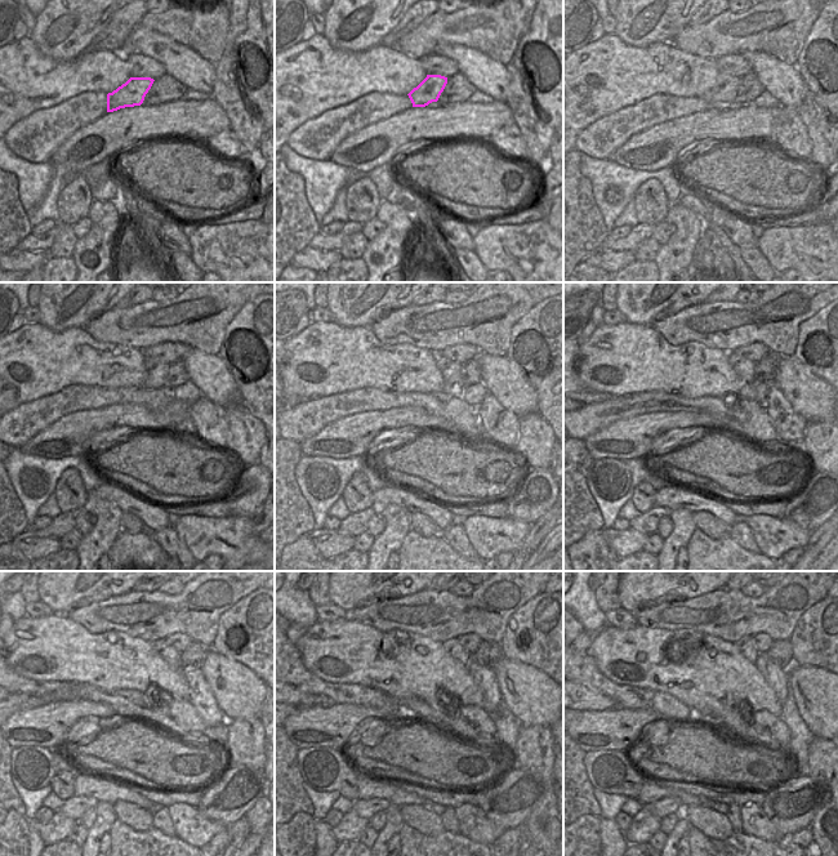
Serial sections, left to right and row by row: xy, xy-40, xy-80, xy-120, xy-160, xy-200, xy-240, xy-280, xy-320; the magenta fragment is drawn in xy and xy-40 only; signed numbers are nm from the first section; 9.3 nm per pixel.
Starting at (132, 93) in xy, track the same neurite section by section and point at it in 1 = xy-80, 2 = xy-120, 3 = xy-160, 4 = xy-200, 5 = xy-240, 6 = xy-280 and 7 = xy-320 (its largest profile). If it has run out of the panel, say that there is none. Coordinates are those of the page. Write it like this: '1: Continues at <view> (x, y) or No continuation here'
1: Continues at xy-80 (725, 88)
2: Continues at xy-120 (156, 370)
3: Continues at xy-160 (450, 370)
4: Continues at xy-200 (745, 369)
5: Continues at xy-240 (170, 655)
6: Continues at xy-280 (453, 647)
7: Continues at xy-320 (745, 646)

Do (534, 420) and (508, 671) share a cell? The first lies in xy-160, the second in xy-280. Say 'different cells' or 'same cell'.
different cells

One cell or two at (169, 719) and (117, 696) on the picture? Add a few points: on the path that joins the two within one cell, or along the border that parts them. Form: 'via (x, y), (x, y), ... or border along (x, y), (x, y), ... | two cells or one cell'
via (156, 712), (141, 709), (134, 703), (130, 703) | one cell

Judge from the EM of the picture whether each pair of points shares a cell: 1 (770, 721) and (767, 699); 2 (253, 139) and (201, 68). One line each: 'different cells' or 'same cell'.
1: different cells
2: different cells

